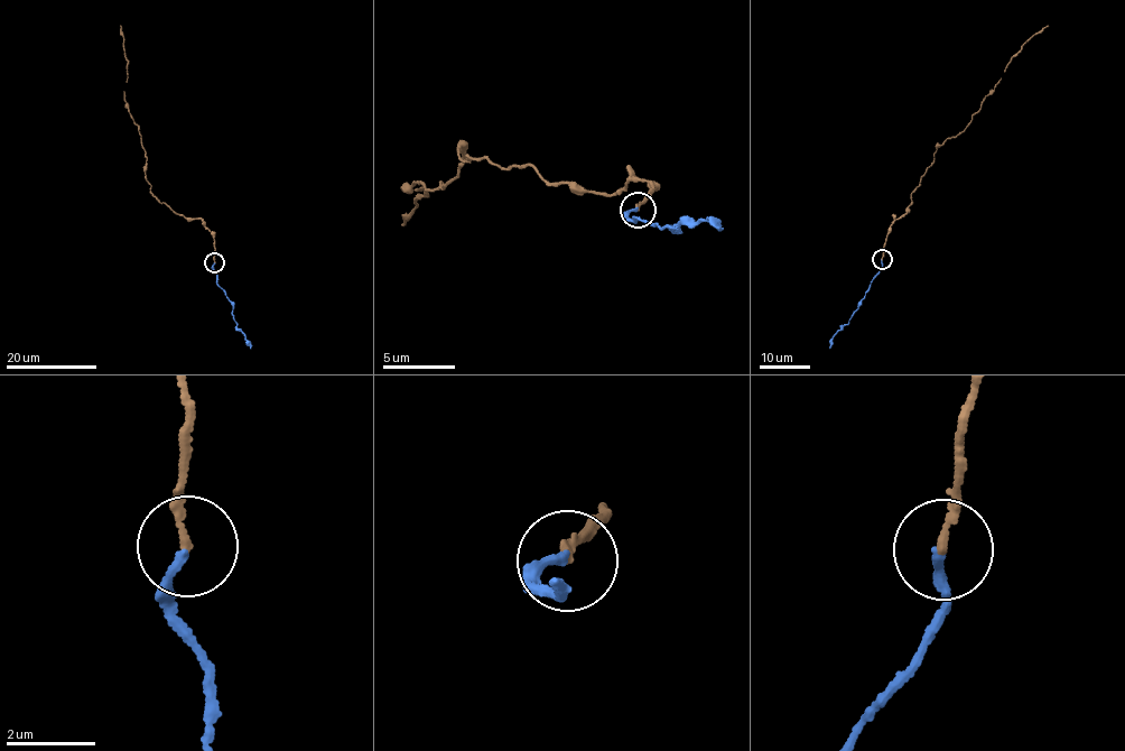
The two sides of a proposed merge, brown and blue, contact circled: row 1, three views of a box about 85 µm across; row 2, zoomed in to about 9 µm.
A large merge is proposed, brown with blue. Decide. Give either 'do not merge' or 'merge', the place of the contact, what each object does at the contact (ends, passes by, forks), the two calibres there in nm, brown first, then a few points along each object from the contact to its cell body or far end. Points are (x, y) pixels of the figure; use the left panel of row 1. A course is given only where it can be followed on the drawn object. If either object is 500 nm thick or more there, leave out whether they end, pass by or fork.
merge; place (214, 262); brown ends; blue ends; calibres 180 and 180 nm; course brown (215, 262), (214, 238), (200, 219), (178, 215), (151, 193), (146, 153), (124, 102), (128, 63), (120, 26); course blue (214, 262), (216, 281), (232, 303), (236, 326), (250, 349)

